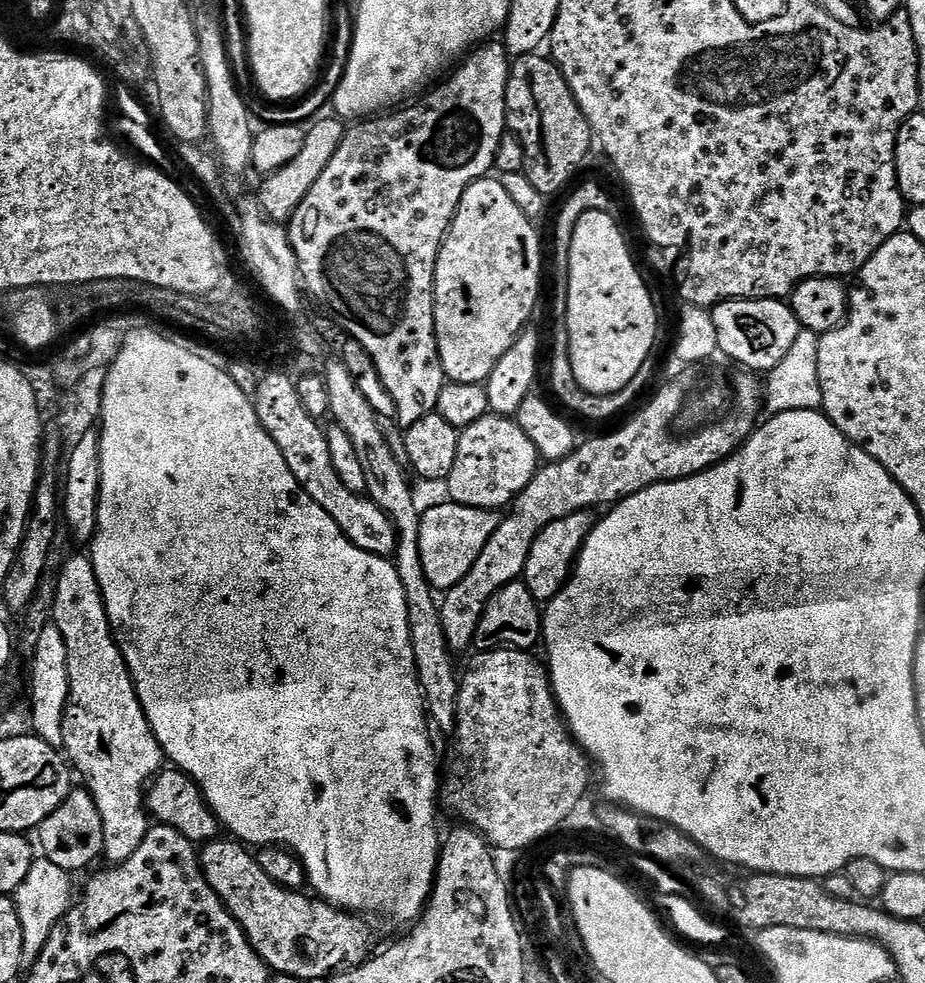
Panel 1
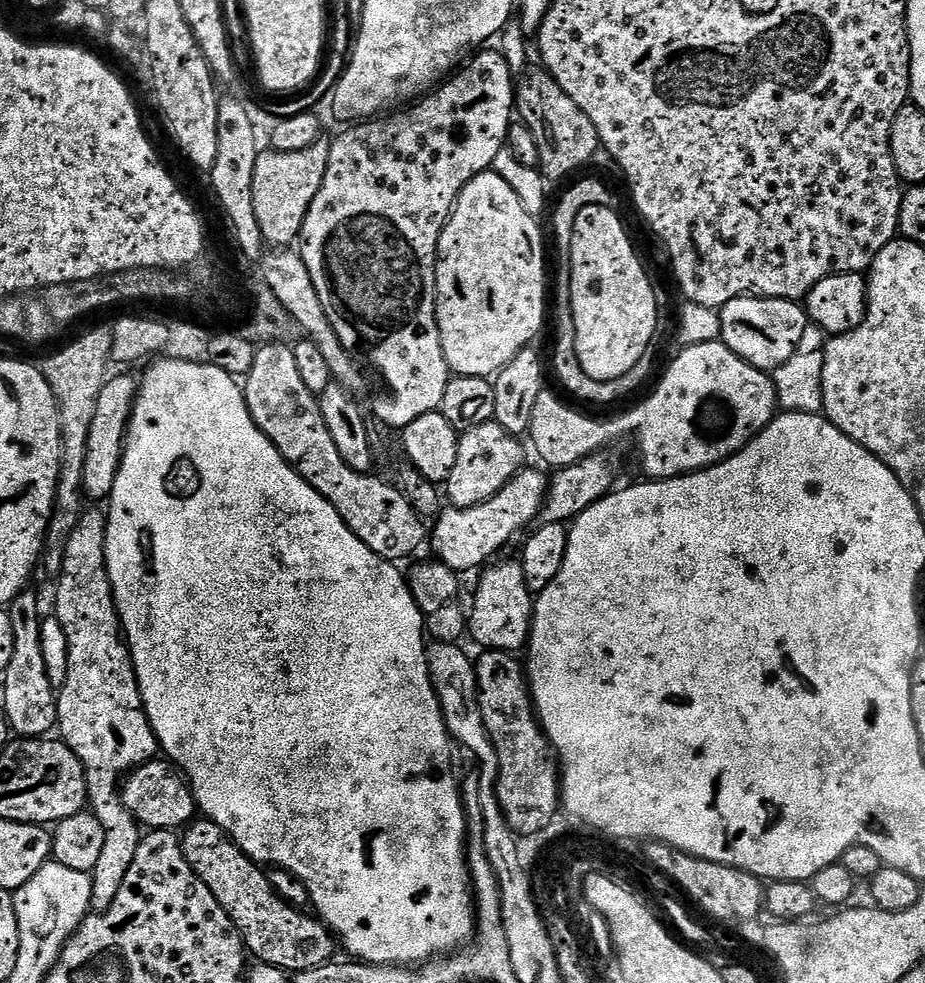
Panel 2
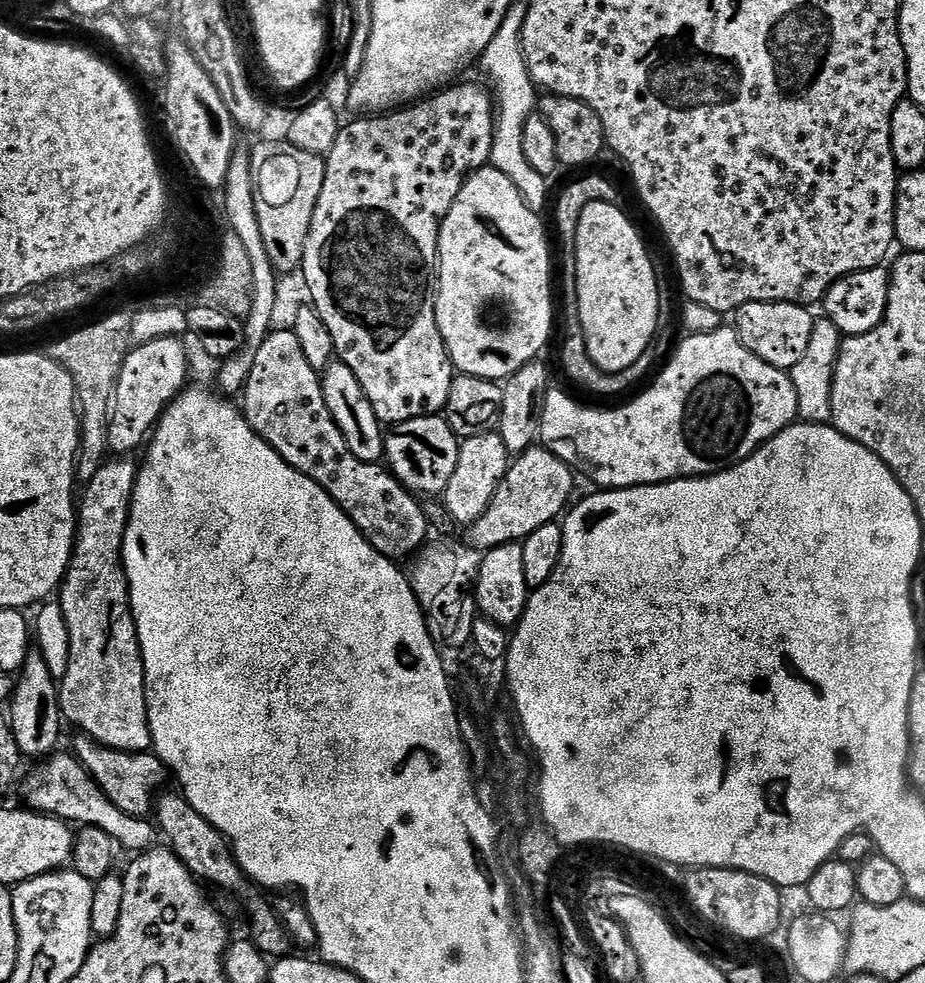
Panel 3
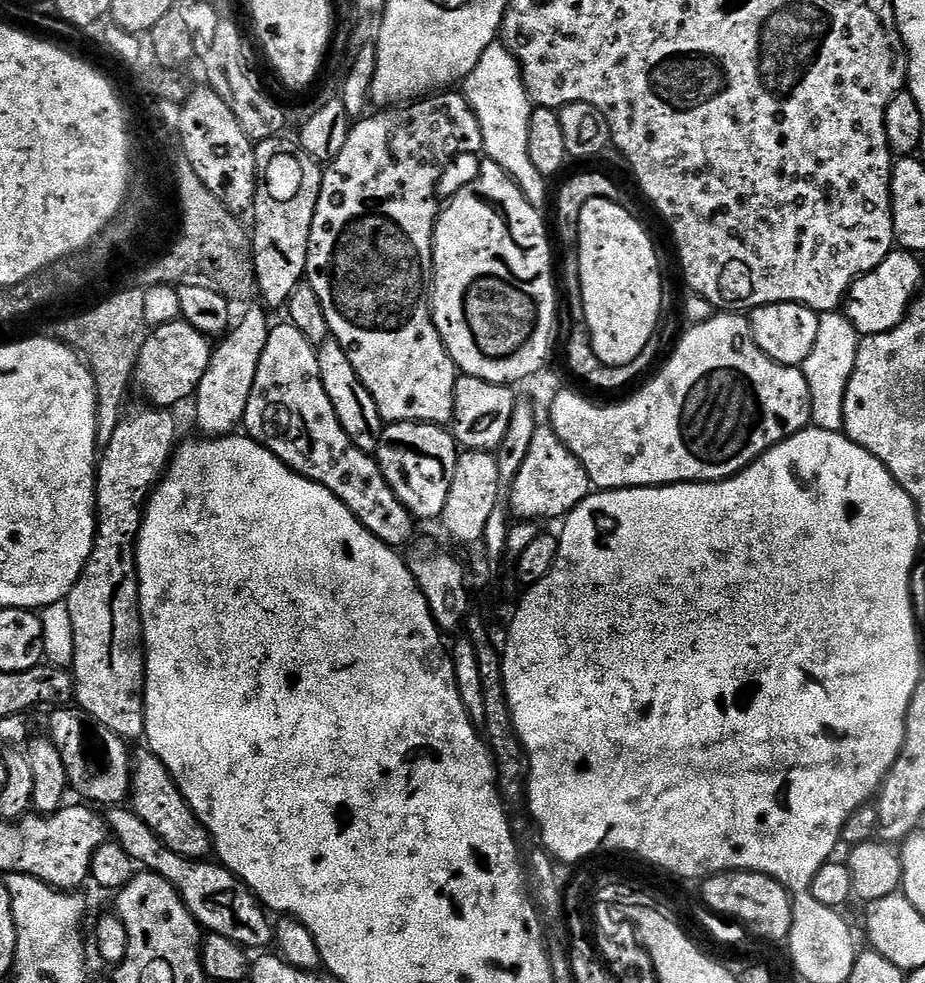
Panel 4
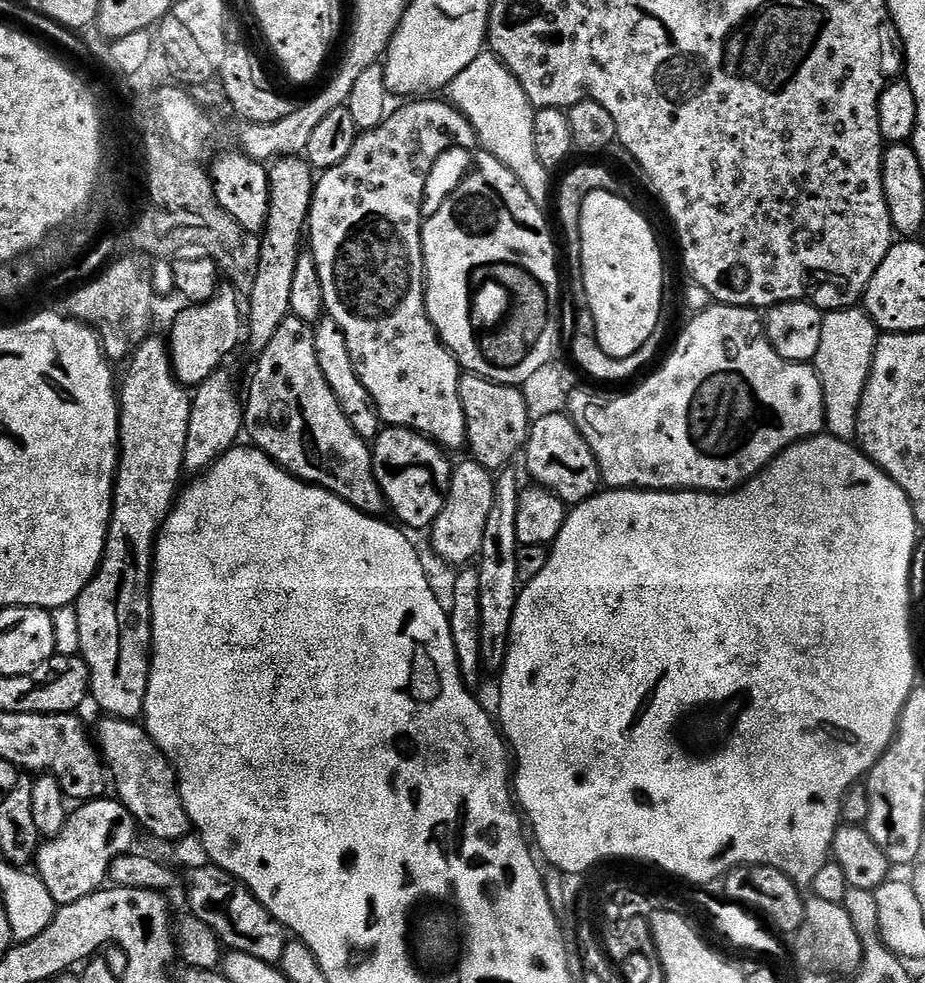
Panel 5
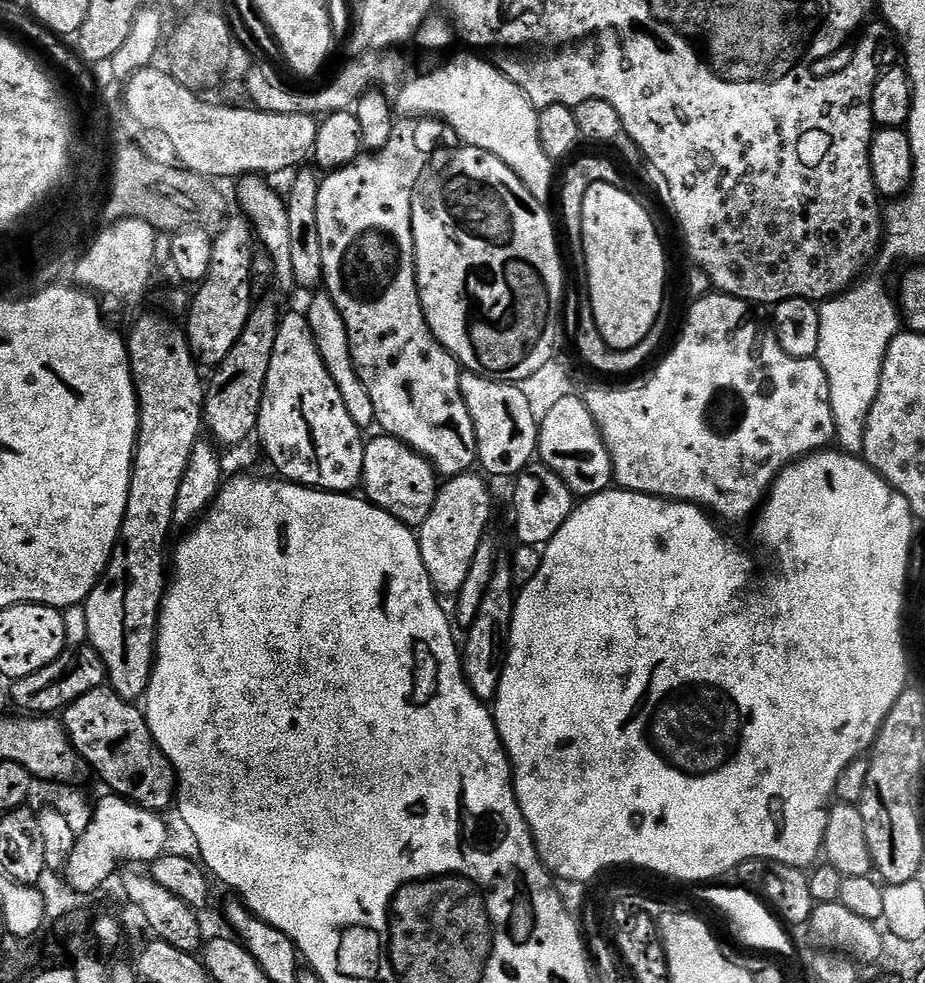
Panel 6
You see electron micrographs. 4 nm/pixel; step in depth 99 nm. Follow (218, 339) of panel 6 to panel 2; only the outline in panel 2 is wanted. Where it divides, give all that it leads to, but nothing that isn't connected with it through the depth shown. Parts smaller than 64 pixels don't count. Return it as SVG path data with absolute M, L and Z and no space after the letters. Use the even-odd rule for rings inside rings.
M116 376L105 379L98 394L98 406L94 406L94 422L90 422L90 442L86 442L86 462L82 475L84 495L89 501L107 501L114 490L118 470L124 457L124 442L128 439L128 423L132 407L136 405L138 380L132 376Z

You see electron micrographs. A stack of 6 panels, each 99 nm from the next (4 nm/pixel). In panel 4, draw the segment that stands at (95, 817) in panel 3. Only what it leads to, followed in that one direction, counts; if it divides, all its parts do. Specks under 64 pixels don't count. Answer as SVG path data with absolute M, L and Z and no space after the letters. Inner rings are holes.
M116 806L109 812L112 813L107 813L106 823L122 850L126 850L141 869L166 878L205 933L222 934L222 938L230 938L230 942L245 950L264 950L267 944L269 947L273 943L274 924L271 919L268 921L269 913L229 868L219 862L211 864L208 858L191 860L182 854L174 854L174 850L165 846L162 838L158 838L158 834L154 834L154 830L150 830L150 826L146 826L131 807Z

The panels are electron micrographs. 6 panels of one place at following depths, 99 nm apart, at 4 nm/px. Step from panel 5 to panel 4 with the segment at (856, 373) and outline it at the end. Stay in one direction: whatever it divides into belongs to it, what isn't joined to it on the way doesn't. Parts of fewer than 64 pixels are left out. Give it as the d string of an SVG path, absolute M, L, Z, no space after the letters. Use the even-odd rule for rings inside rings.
M843 311L820 313L818 342L814 342L814 350L810 350L810 358L806 358L802 371L806 378L806 386L810 386L811 423L824 432L844 431L846 386L850 382L850 374L854 372L854 362L858 358L861 339L860 333L854 330Z

